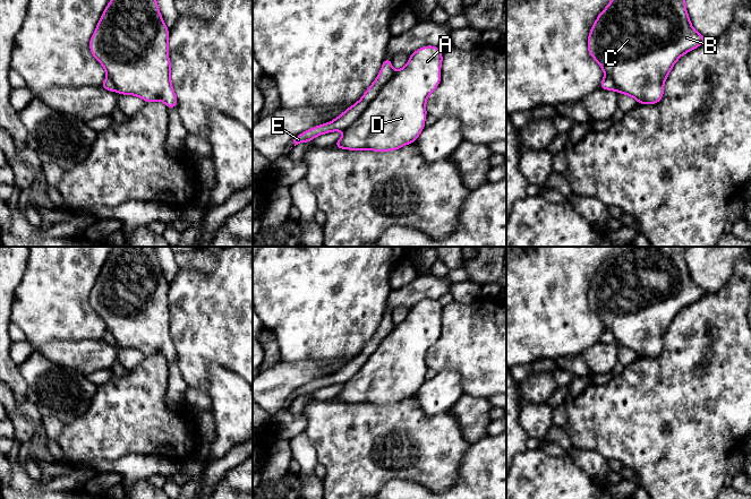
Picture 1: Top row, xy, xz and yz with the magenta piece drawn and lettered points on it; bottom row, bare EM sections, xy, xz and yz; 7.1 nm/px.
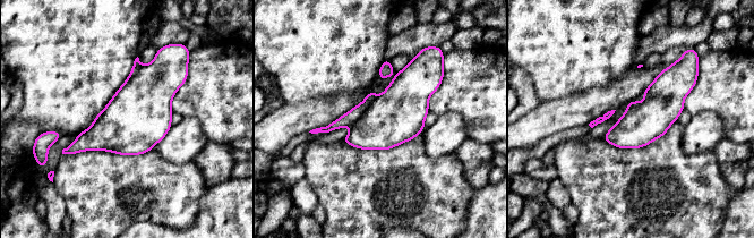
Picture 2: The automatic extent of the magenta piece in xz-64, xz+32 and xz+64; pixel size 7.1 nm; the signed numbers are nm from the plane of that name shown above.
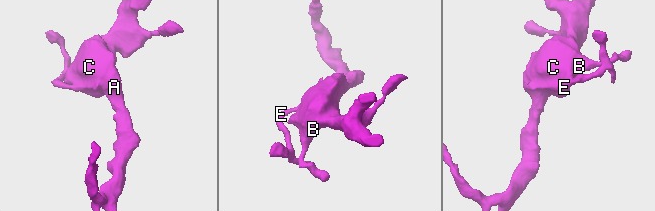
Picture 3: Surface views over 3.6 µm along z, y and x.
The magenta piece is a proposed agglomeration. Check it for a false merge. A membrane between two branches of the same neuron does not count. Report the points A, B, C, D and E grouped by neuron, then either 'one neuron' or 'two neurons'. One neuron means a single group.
A B C D E | one neuron

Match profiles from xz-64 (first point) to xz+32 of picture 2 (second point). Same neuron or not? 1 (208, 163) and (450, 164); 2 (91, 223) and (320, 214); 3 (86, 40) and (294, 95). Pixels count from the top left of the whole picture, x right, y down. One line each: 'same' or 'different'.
1: different
2: different
3: same

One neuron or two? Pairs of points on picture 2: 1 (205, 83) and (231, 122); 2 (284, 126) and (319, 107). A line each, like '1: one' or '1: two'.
1: one
2: one

